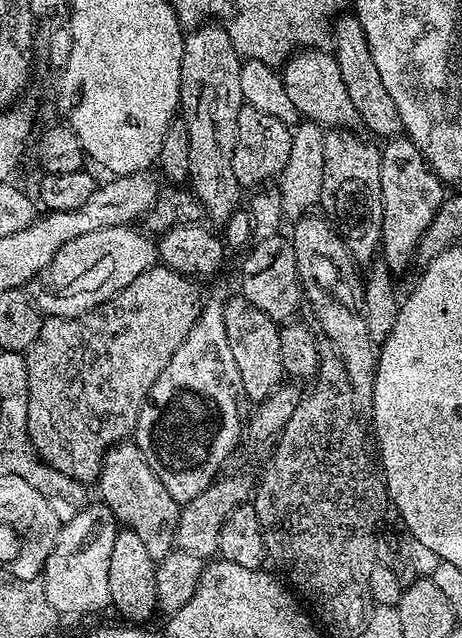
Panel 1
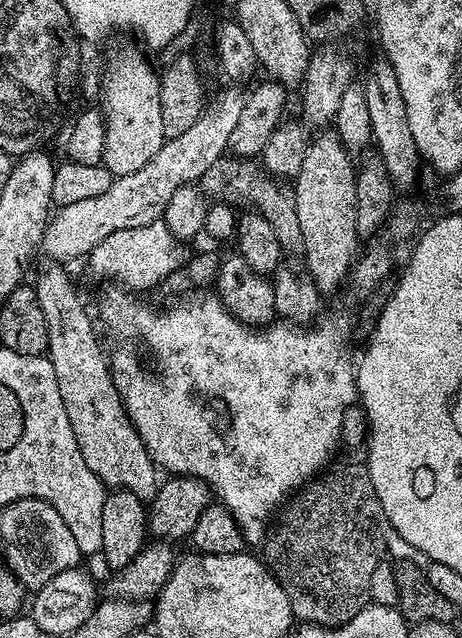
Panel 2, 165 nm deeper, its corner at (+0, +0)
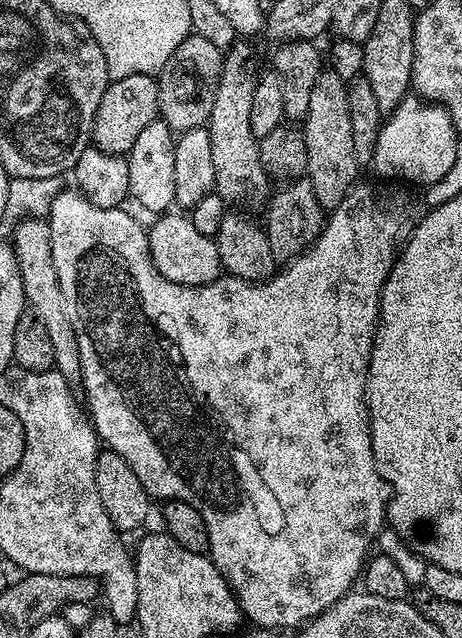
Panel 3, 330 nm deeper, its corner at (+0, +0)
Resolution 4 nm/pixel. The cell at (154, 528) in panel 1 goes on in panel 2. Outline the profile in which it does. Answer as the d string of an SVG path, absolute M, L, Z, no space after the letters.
M56 262L47 266L49 268L42 269L40 277L34 280L34 287L38 294L38 306L42 306L42 315L46 317L46 355L54 366L58 394L62 394L66 418L70 418L70 430L74 430L74 438L78 438L78 450L82 450L86 466L98 474L105 489L129 492L140 500L151 501L157 492L158 469L114 386L106 348L98 335L93 313L91 316L84 309L76 284L64 269L67 267Z

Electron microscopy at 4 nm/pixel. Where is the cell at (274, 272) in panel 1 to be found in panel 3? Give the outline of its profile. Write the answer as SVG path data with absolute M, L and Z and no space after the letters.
M237 39L224 52L224 68L216 91L214 110L206 125L210 134L210 151L214 161L215 191L224 199L225 205L240 210L252 210L267 205L270 199L270 177L260 161L260 145L254 130L250 130L250 98L254 98L256 76L252 63L256 56L247 39Z

